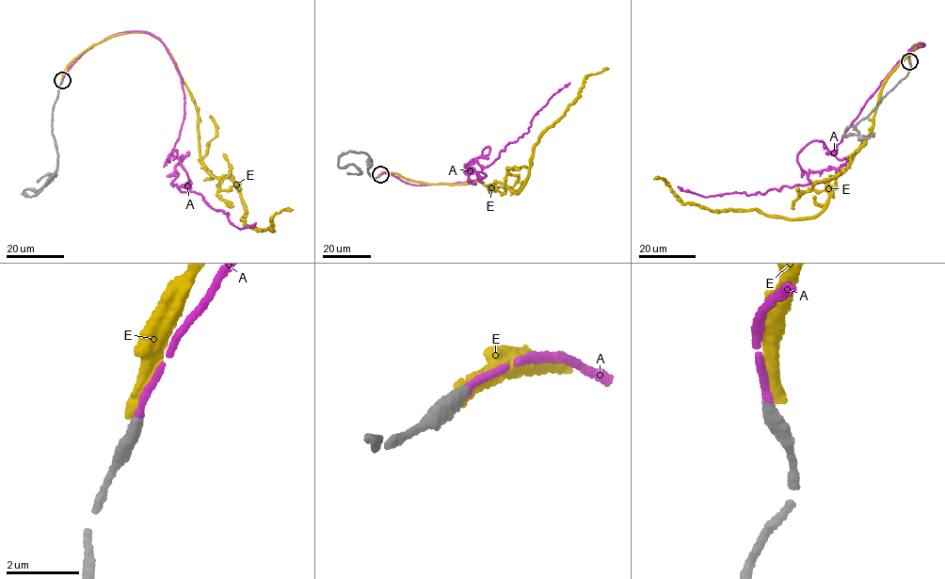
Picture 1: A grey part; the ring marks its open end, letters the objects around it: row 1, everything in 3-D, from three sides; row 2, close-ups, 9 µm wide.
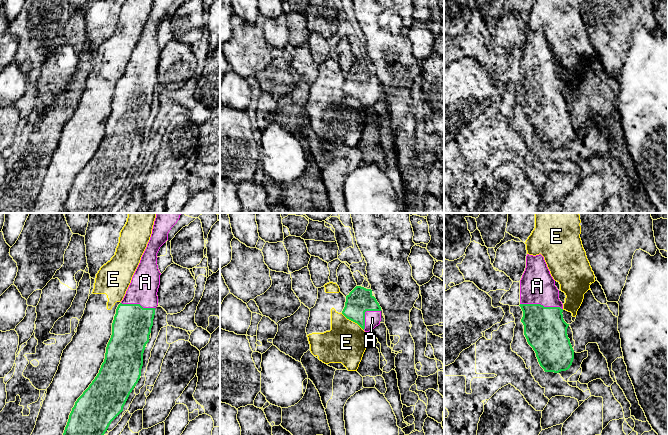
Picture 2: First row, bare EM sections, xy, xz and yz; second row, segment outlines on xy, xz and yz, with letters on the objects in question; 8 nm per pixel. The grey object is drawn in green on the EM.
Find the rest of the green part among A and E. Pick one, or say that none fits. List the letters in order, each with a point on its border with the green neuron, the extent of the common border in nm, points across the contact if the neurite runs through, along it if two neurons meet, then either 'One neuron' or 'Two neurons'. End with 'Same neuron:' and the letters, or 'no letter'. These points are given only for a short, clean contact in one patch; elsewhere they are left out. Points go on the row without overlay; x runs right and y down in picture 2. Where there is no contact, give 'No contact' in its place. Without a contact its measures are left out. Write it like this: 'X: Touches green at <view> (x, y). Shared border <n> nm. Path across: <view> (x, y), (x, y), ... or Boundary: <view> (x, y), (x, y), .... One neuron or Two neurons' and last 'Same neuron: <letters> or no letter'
A: Touches green at yz (540, 80). Shared border 340 nm. One neuron
E: Touches green at xz (352, 96). Shared border 240 nm. Boundary: xz (341, 89), (354, 97), (363, 106). Two neurons
Same neuron: A

